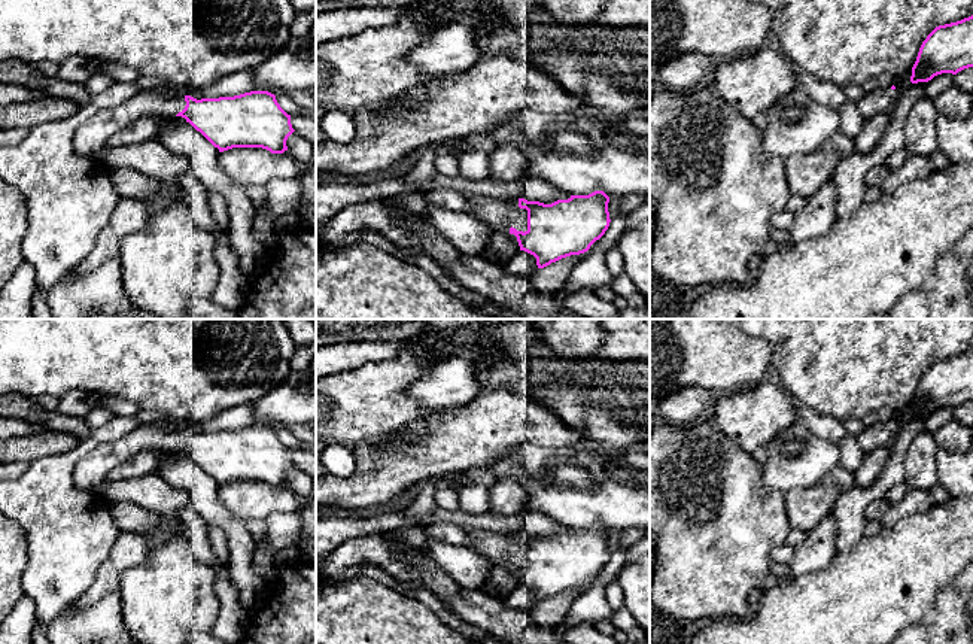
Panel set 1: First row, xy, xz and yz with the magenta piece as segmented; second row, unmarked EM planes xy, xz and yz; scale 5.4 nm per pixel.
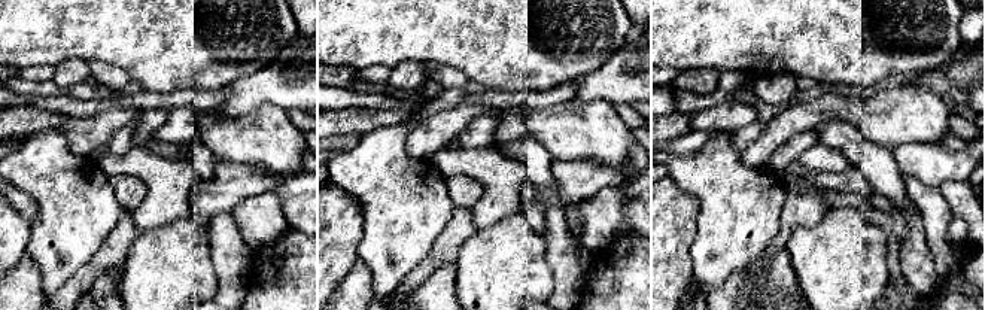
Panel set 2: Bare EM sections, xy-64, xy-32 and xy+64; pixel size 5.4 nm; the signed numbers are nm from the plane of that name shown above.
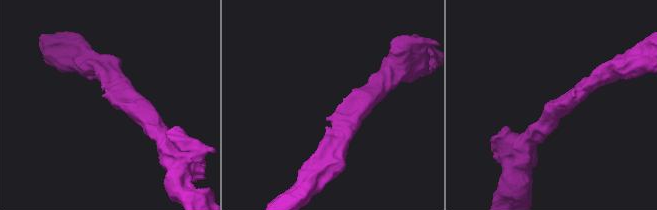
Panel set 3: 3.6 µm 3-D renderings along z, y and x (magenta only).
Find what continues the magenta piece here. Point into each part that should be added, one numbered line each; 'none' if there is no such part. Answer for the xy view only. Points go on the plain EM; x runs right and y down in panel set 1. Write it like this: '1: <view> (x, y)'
1: xy (90, 473)

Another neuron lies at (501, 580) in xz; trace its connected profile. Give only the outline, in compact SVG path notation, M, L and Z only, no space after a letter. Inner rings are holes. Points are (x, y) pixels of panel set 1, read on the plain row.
M495 564L486 578L486 586L481 589L489 596L502 598L520 586L517 571L510 566Z

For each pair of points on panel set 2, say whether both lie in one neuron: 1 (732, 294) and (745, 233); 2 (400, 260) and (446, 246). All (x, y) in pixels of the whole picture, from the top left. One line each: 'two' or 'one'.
1: two
2: two

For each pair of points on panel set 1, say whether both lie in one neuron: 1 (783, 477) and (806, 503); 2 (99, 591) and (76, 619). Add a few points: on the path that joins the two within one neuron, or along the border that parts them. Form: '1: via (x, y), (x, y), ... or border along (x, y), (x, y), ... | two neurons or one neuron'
1: border along (826, 476), (809, 486), (794, 488), (785, 494) | two neurons
2: border along (118, 591), (105, 594), (90, 605), (75, 605) | two neurons

